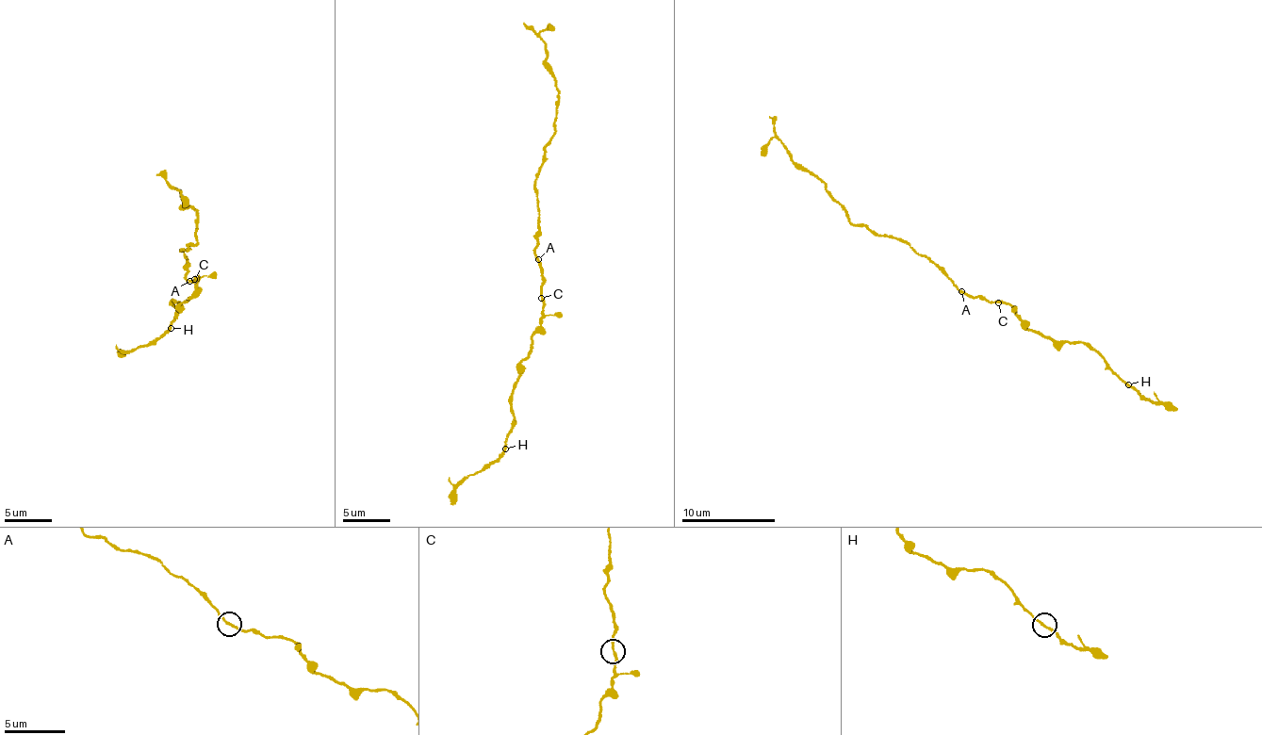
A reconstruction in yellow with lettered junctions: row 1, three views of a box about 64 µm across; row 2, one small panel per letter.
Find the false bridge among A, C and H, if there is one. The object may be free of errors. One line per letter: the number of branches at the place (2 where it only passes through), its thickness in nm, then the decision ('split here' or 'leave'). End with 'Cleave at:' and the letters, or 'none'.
A: branches 2; calibre 180 nm; leave
C: branches 2; calibre 180 nm; leave
H: branches 2; calibre 180 nm; leave
Cleave at: none

